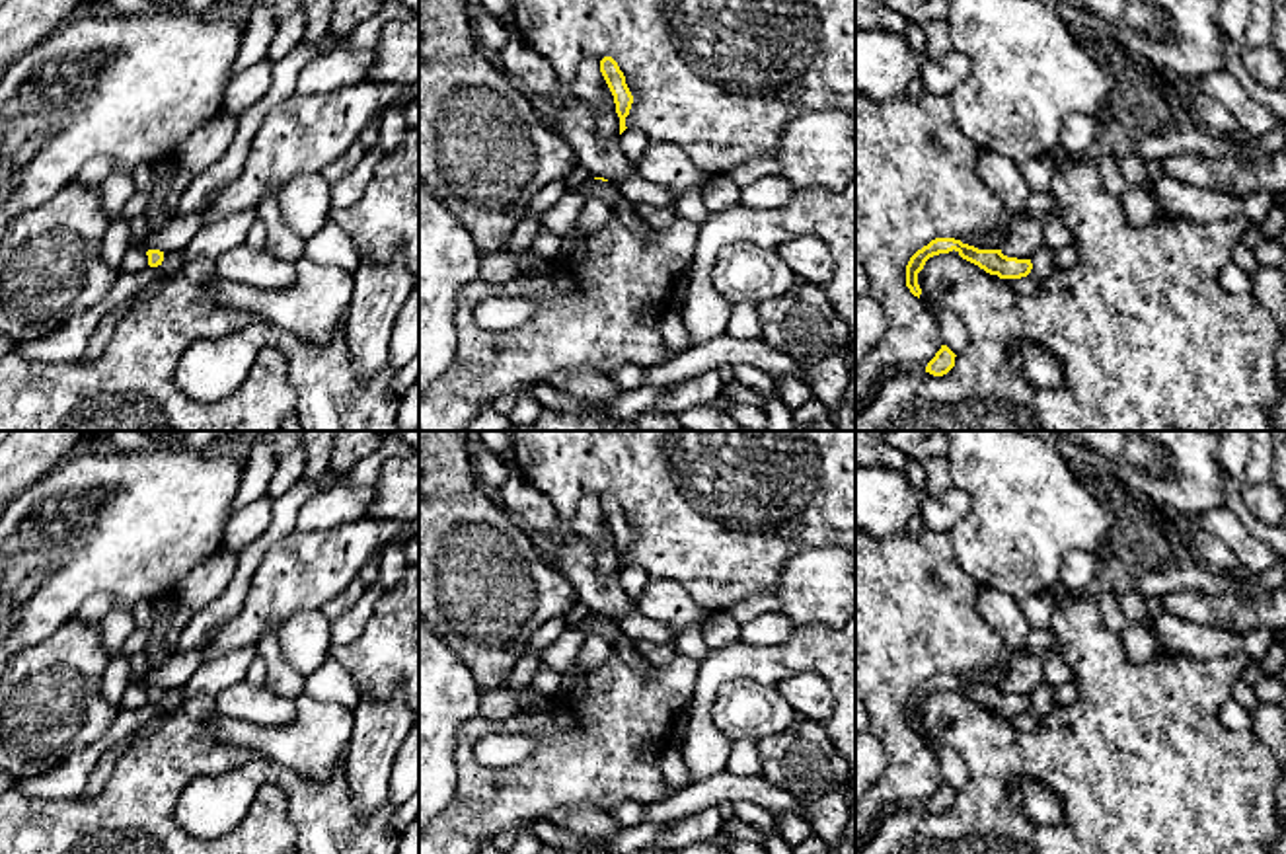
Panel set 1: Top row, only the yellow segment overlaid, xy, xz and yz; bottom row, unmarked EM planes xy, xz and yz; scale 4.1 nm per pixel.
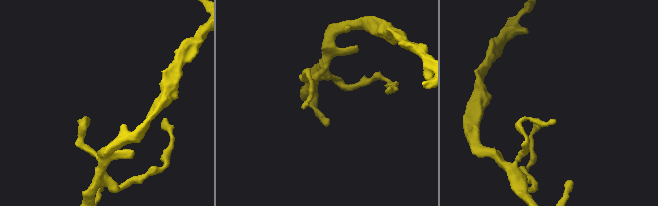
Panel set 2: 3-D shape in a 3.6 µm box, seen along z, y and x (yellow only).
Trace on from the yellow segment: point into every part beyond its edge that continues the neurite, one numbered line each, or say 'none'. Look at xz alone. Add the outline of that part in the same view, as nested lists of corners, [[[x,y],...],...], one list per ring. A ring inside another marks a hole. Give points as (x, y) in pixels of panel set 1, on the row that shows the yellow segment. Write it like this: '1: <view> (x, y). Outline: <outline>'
none

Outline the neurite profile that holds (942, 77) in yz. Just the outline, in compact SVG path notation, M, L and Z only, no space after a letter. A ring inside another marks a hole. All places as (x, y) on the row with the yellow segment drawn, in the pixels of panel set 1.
M951 51L937 60L927 58L920 68L926 94L951 96L970 74L970 60Z

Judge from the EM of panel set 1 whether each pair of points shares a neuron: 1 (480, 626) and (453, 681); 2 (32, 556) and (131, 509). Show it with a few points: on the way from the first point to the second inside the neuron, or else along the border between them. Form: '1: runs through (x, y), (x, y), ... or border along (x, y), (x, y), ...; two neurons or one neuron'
1: border along (439, 636), (482, 691); two neurons
2: runs through (57, 543), (86, 527), (106, 523); one neuron

